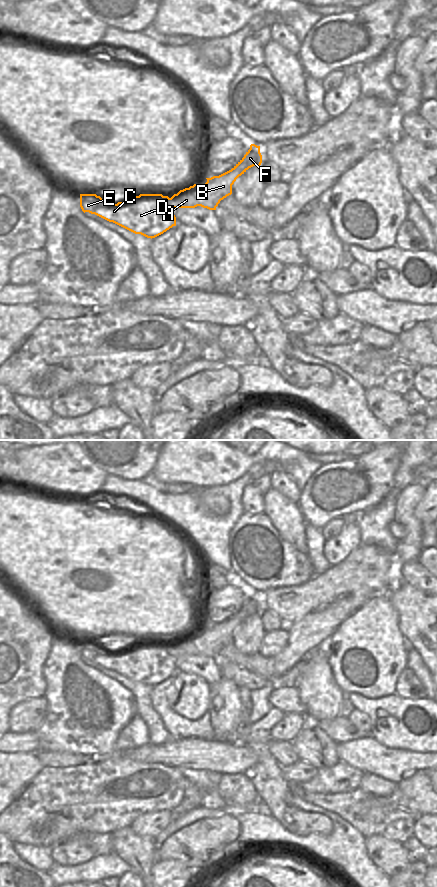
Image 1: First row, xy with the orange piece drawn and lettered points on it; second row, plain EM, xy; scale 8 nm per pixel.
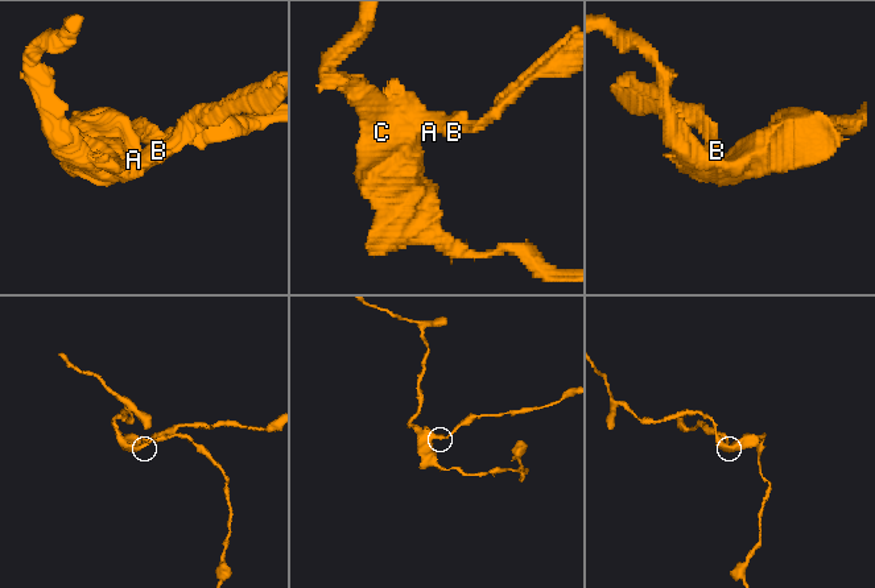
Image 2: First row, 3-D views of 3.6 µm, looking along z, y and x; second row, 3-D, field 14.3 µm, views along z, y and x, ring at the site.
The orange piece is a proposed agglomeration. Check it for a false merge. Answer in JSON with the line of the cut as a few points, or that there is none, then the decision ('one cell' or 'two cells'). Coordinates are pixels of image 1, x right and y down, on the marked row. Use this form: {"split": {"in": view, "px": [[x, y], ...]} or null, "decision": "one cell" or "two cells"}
{"split": {"in": "xy", "px": [[170, 198], [174, 207]]}, "decision": "two cells"}

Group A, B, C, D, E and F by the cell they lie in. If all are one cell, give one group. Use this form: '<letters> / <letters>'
A B F / C D E

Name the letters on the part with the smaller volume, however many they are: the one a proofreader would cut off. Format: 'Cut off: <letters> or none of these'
Cut off: A, B, F

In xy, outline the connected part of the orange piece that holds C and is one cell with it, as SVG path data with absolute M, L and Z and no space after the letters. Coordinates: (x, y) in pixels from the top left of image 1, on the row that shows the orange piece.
M80 194L80 207L84 213L95 214L135 234L141 234L151 239L176 226L174 204L171 198L162 194L140 194L117 204L107 202L96 194Z

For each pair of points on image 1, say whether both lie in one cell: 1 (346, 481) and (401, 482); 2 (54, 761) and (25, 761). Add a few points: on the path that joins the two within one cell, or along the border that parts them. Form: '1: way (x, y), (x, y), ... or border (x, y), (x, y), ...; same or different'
1: border (400, 459), (400, 464), (394, 475), (393, 489); different
2: border (35, 754), (43, 766); different

